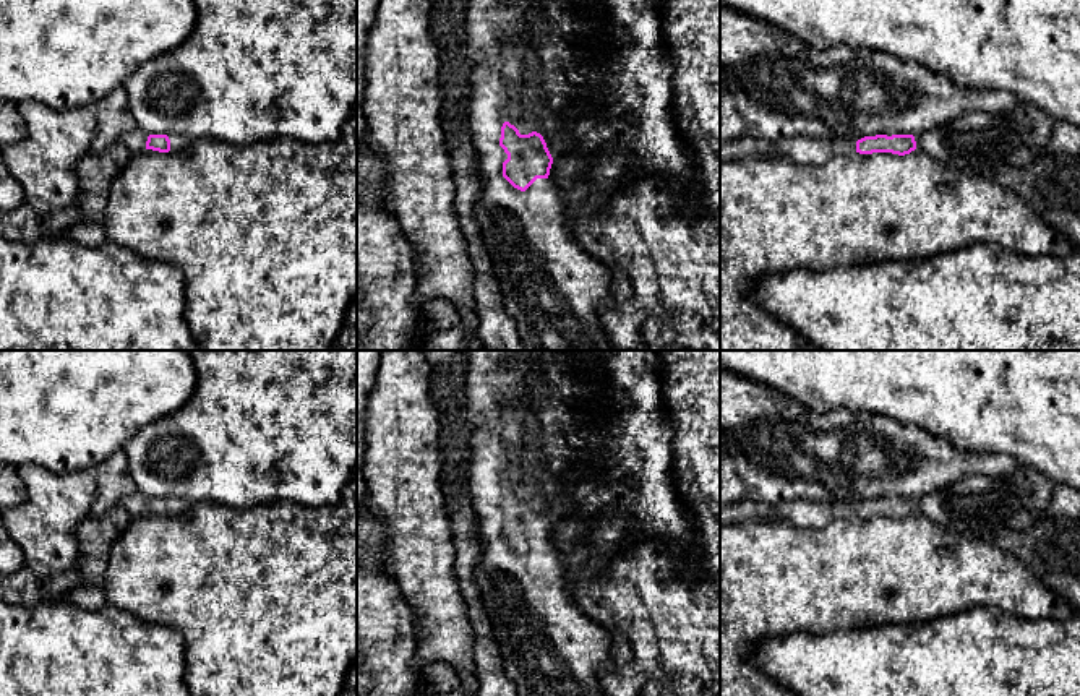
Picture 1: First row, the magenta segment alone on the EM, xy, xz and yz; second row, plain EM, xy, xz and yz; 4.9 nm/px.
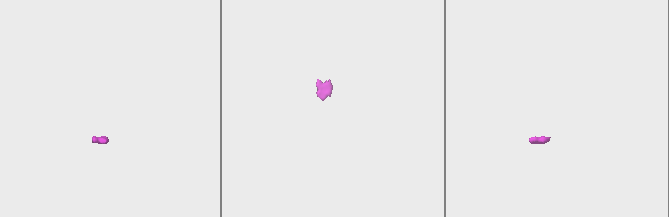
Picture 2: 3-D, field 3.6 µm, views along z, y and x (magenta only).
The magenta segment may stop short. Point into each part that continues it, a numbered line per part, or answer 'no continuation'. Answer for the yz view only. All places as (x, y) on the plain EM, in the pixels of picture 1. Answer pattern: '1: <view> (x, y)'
1: yz (977, 506)

